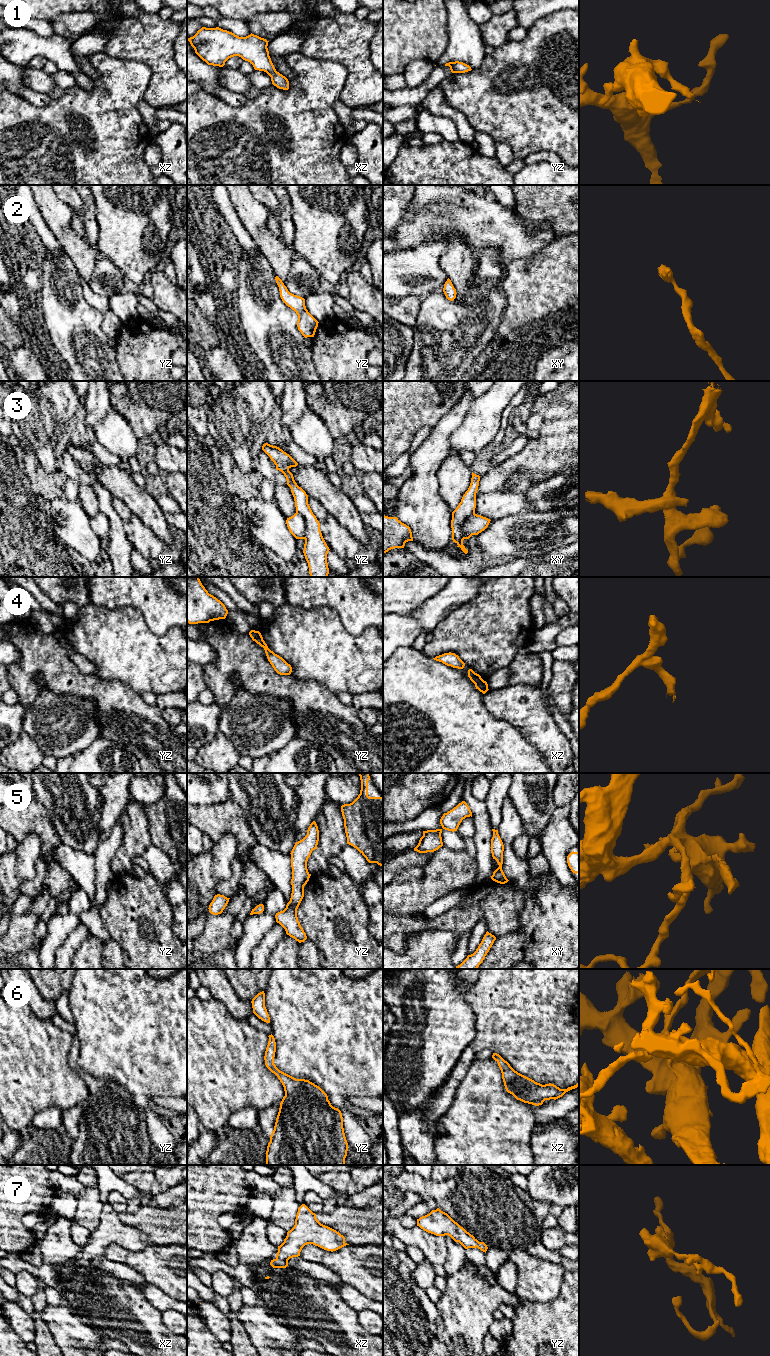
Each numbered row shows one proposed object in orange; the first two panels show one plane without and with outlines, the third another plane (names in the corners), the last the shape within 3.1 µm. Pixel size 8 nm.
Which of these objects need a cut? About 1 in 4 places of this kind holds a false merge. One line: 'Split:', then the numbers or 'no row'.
Split: 3

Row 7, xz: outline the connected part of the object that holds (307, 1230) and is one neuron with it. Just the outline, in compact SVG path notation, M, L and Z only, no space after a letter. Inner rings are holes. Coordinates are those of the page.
M302 1204L298 1208L294 1227L287 1232L284 1242L278 1246L276 1258L271 1260L270 1265L273 1268L286 1268L288 1260L300 1256L302 1248L307 1244L313 1244L331 1252L349 1245L343 1235L321 1224L316 1214Z

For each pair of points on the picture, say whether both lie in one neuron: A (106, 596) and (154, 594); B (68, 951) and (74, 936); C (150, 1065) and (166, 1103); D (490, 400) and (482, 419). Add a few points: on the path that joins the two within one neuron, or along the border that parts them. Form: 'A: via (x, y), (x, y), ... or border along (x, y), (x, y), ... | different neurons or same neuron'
A: via (118, 594), (142, 594) | same neuron
B: via (69, 947), (74, 940) | same neuron
C: border along (176, 1097), (153, 1097), (150, 1099) | different neurons
D: via (490, 405), (484, 414) | same neuron

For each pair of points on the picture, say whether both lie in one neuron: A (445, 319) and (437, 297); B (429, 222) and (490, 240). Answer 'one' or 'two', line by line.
A: one
B: one

